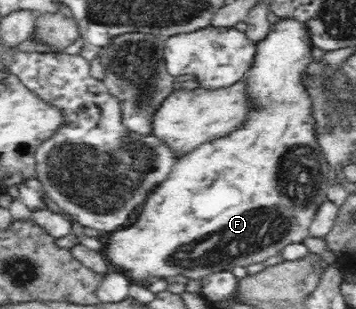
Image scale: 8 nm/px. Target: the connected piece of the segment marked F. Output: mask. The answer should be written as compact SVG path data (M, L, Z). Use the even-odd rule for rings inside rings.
M279 19L275 24L271 24L271 30L267 36L257 43L257 55L255 55L253 67L245 73L244 79L247 80L247 92L249 92L251 100L256 103L256 111L249 113L247 125L237 129L235 133L229 133L225 137L219 137L215 141L200 145L178 159L173 171L169 173L169 177L158 184L147 196L143 209L141 209L141 215L139 215L136 223L129 227L125 225L117 228L111 231L111 235L107 237L107 243L105 243L101 254L111 265L112 270L123 273L132 283L145 286L153 283L158 278L167 279L167 277L179 277L179 275L199 282L203 277L213 273L231 272L231 269L235 269L235 267L247 267L247 265L253 265L253 263L264 262L268 257L280 254L287 245L301 243L303 239L307 239L307 236L310 235L311 223L313 223L315 213L319 211L319 206L330 201L327 198L327 189L330 187L329 180L332 177L332 173L327 166L328 163L323 161L324 157L319 153L319 145L315 145L316 137L314 134L314 119L311 117L311 101L308 99L304 87L300 85L300 75L305 73L307 65L312 61L311 47L308 29L304 29L302 23L290 19L289 21L280 21Z

